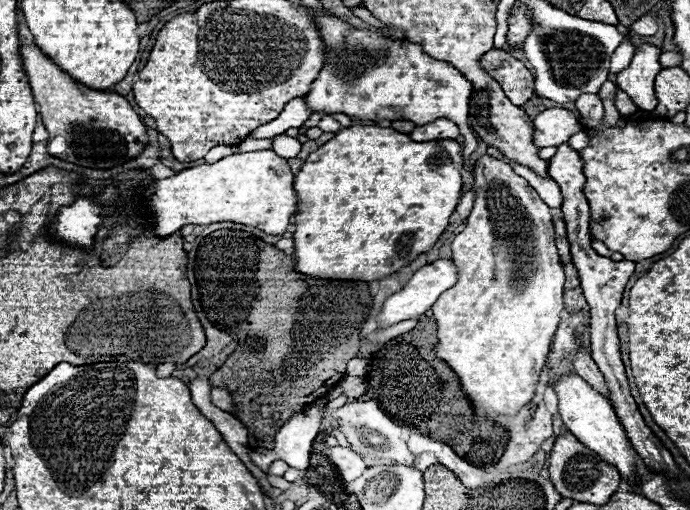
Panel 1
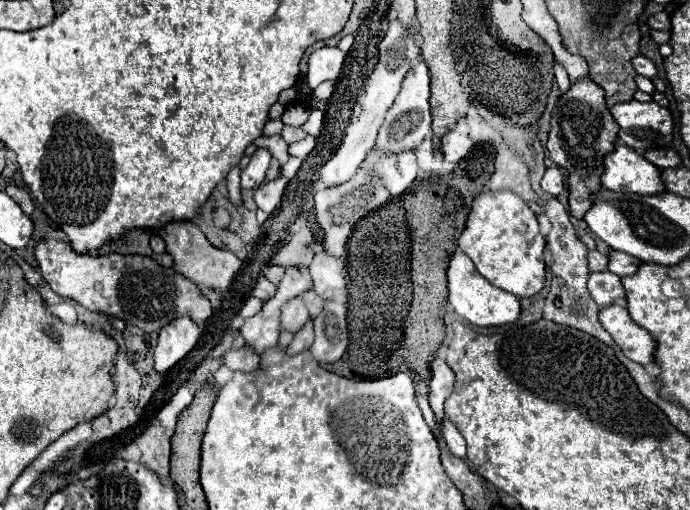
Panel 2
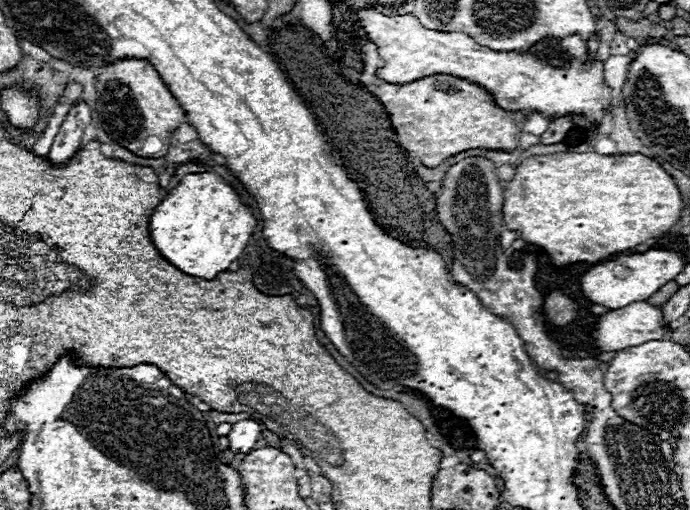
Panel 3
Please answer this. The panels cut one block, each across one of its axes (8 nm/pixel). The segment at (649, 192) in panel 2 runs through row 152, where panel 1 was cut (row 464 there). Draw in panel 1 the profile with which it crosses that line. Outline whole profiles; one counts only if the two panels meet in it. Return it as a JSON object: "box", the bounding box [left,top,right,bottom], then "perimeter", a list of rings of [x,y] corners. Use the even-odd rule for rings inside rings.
{"box":[554,374,638,484],"perimeter":[[[578,374],[562,376],[554,384],[554,390],[558,394],[558,412],[568,428],[568,432],[574,434],[586,448],[596,452],[604,462],[616,466],[624,480],[636,484],[636,478],[638,478],[638,474],[636,474],[636,450],[632,450],[630,440],[626,436],[626,430],[622,428],[612,404],[602,394],[598,394],[592,386],[588,386],[588,382],[582,380]]]}

